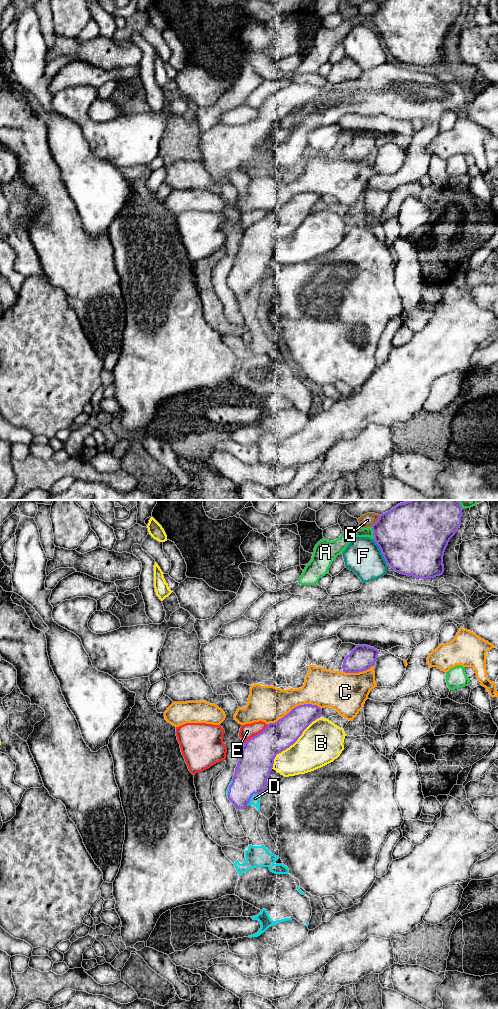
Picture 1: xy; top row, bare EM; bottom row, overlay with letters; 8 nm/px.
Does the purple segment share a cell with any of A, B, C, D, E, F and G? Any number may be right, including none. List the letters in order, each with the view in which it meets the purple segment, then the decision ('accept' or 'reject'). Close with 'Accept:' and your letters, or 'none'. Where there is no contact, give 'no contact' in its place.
A: xy | reject
B: xy | reject
C: xy | reject
D: xy | reject
E: xy | reject
F: xy | reject
G: xy | reject
Accept: none

